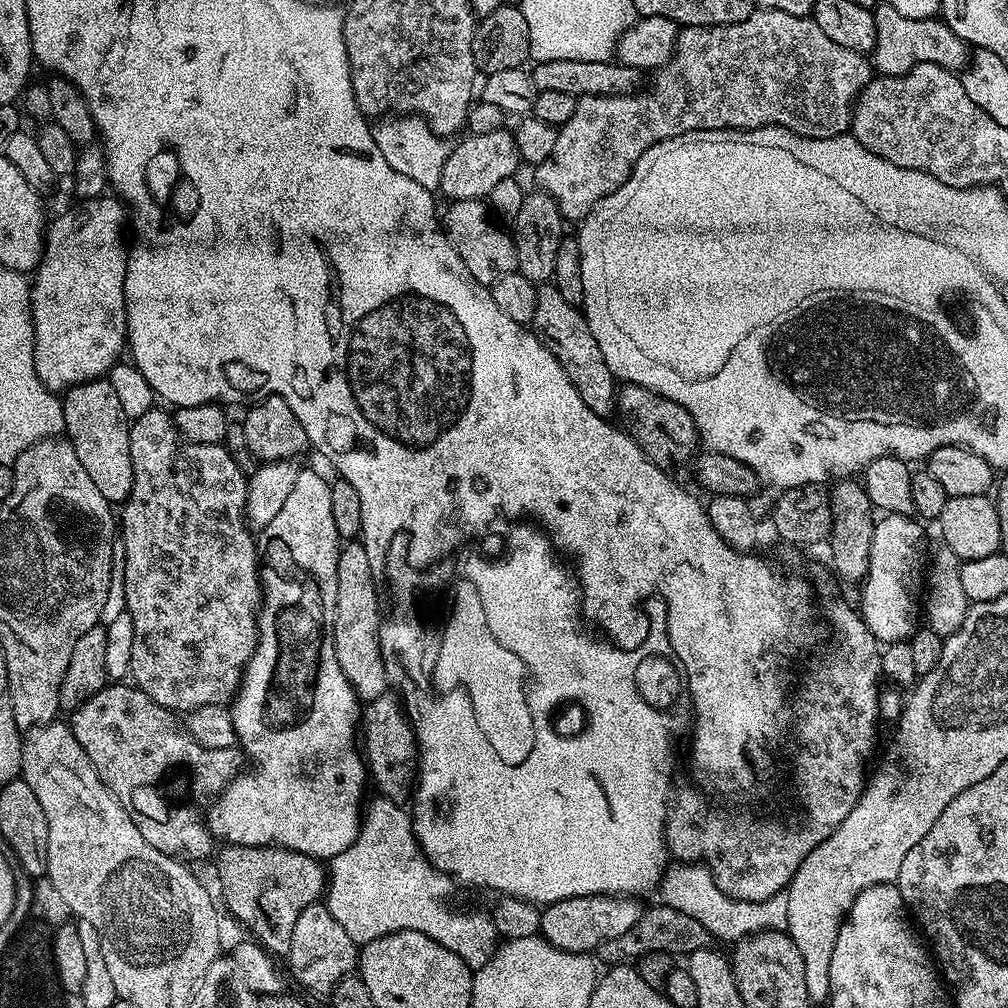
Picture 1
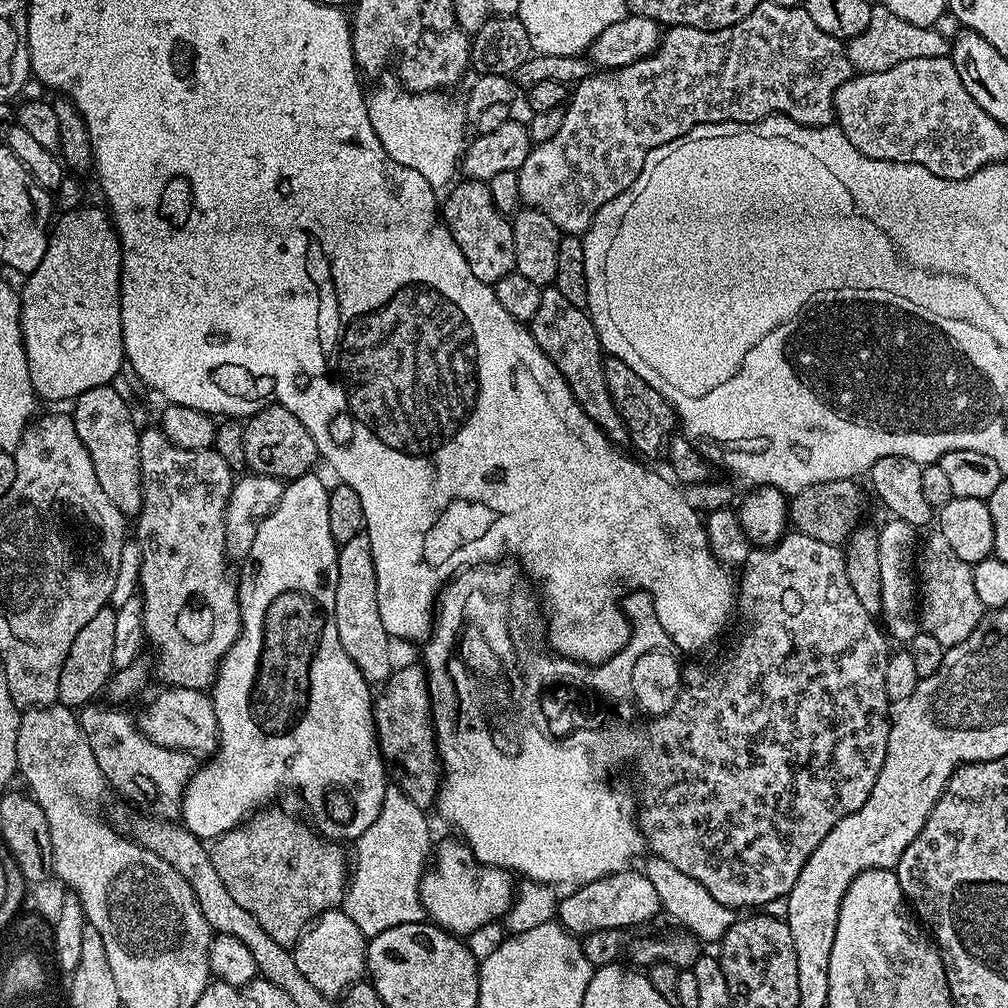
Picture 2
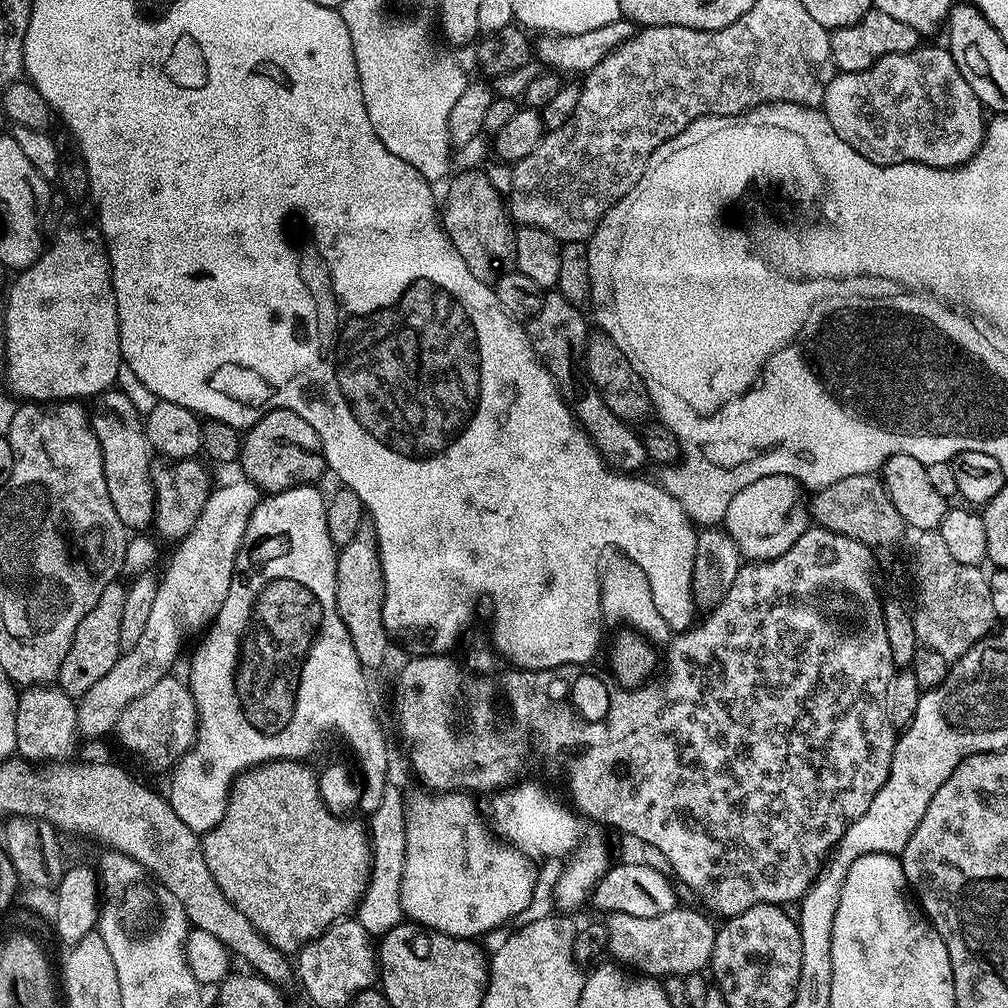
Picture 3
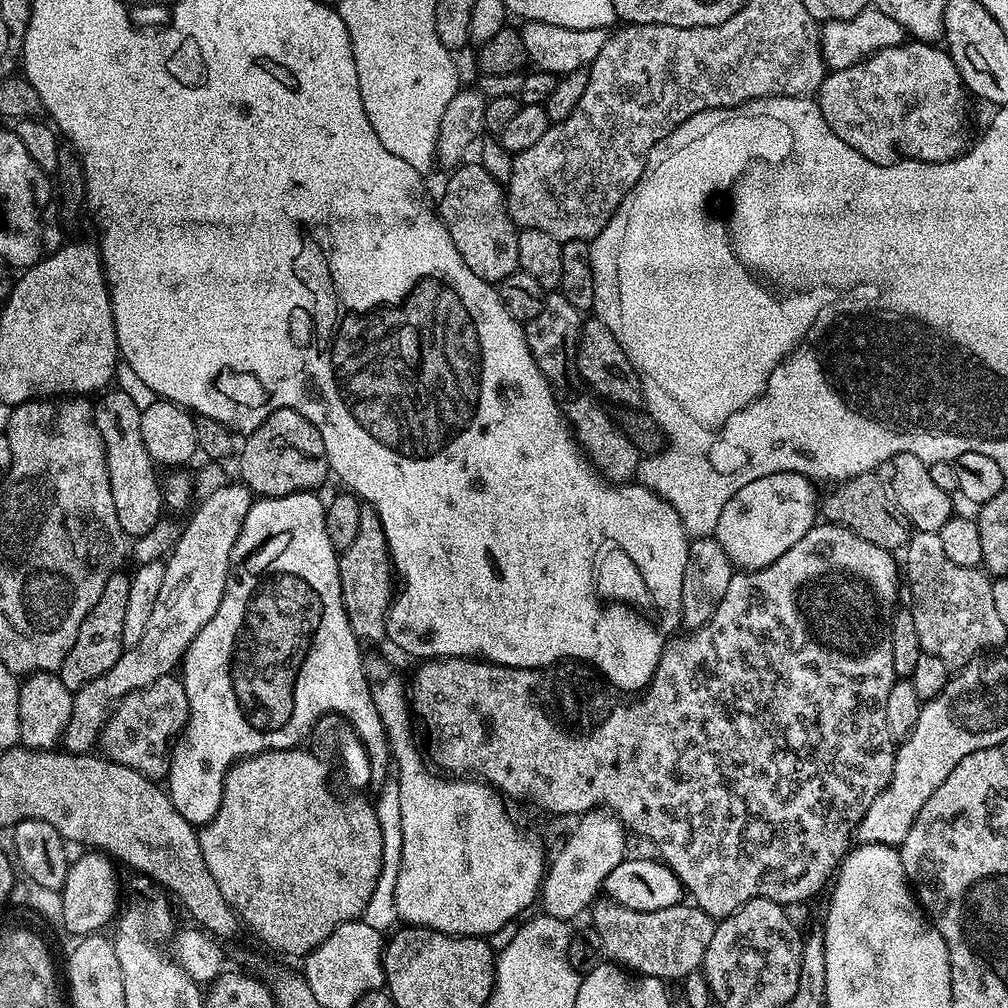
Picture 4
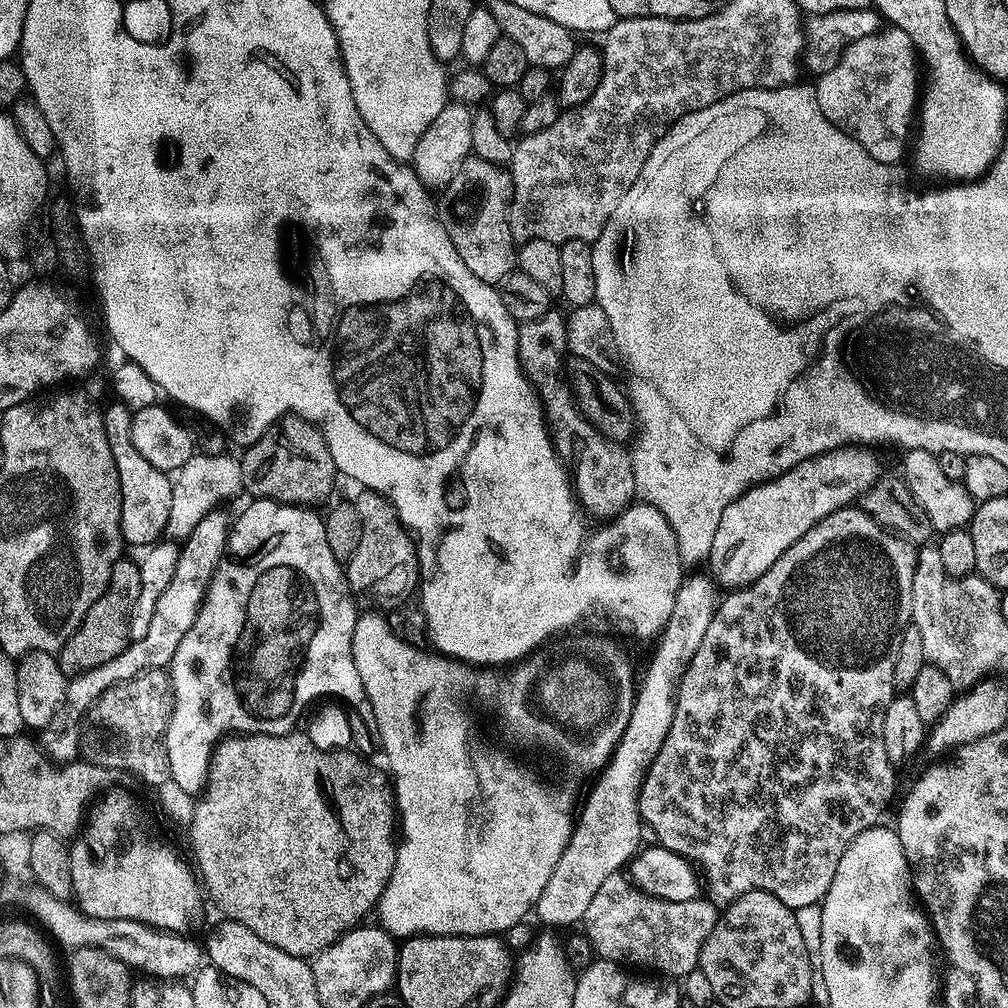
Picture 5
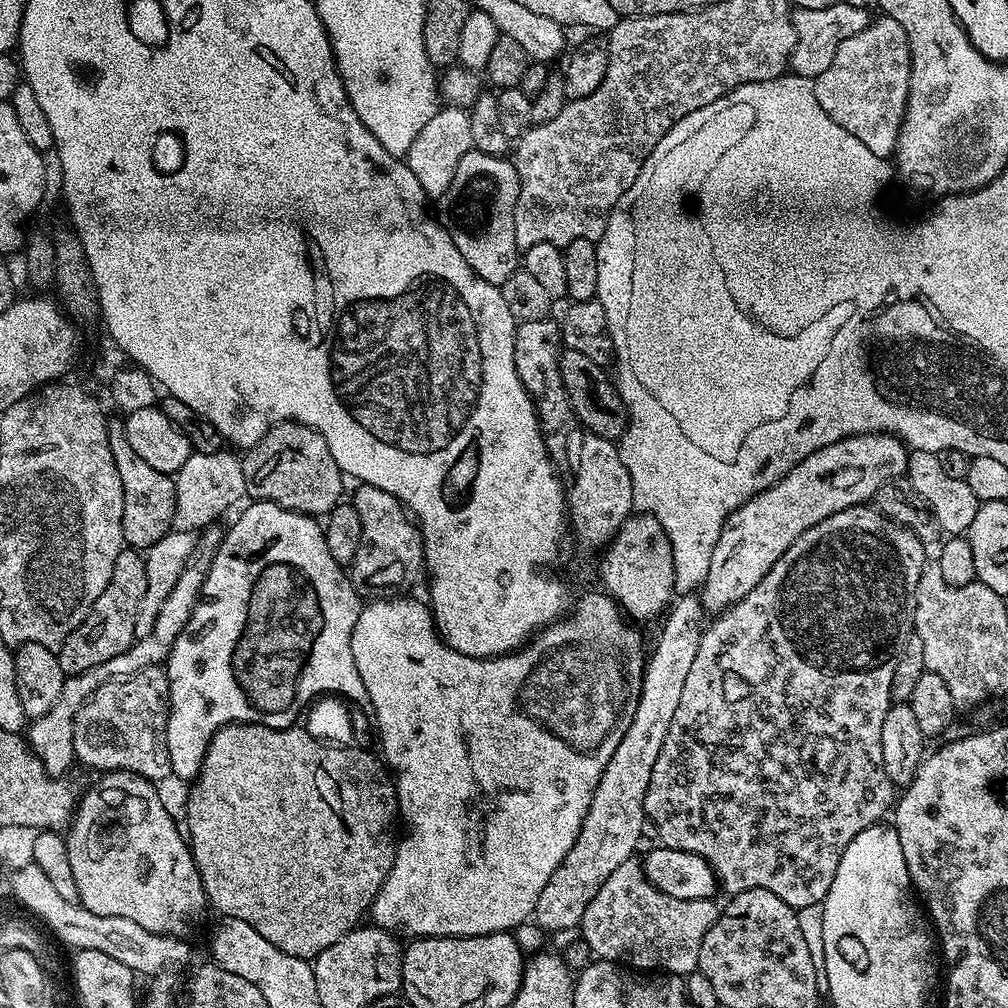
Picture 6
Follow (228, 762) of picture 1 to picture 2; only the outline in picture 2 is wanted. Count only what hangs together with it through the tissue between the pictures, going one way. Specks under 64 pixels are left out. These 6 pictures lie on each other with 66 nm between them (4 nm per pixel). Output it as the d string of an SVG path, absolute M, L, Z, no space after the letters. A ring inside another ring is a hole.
M93 702L79 709L80 729L94 750L94 762L102 770L105 781L116 792L121 792L128 800L141 804L145 813L161 820L180 820L180 807L184 801L184 791L190 778L196 773L198 760L193 753L180 748L158 746L142 734L137 717L123 712L120 706L109 706Z

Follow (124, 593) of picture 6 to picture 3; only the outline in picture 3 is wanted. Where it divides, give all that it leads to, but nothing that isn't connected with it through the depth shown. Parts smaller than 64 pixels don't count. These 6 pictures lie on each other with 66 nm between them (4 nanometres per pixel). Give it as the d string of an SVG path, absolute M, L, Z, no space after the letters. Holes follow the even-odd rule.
M117 582L106 586L94 602L94 610L78 622L78 630L74 630L74 638L70 642L70 650L66 650L66 658L62 658L62 666L58 670L55 683L73 698L84 696L94 682L99 682L110 668L118 662L122 649L120 647L120 631L122 630L122 606L126 588Z

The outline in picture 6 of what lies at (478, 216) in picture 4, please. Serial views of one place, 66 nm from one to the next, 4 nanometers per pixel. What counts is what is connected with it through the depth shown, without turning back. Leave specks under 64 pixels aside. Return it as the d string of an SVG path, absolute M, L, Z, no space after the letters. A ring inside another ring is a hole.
M473 150L462 154L454 179L438 198L440 209L434 212L435 219L450 234L458 254L466 258L470 270L474 270L478 278L497 286L518 270L512 208L519 189L516 166L511 159Z

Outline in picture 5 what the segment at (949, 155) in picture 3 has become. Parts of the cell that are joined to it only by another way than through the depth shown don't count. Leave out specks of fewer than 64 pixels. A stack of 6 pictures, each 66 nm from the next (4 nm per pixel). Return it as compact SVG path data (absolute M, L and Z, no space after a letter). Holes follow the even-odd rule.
M891 26L885 27L883 30L876 32L873 36L867 36L866 38L860 38L858 42L854 42L848 47L847 50L842 54L842 58L834 66L834 70L826 70L825 72L819 73L818 82L815 81L814 87L816 90L816 101L818 106L822 110L822 114L827 118L837 130L843 132L853 144L857 144L861 150L870 158L874 158L878 162L883 164L900 164L903 161L903 156L910 152L910 142L908 146L908 135L914 132L914 118L912 122L912 115L914 117L918 112L918 94L916 98L916 60L918 64L918 53L916 47L910 42L910 34L906 34L906 30L901 28L894 28Z

